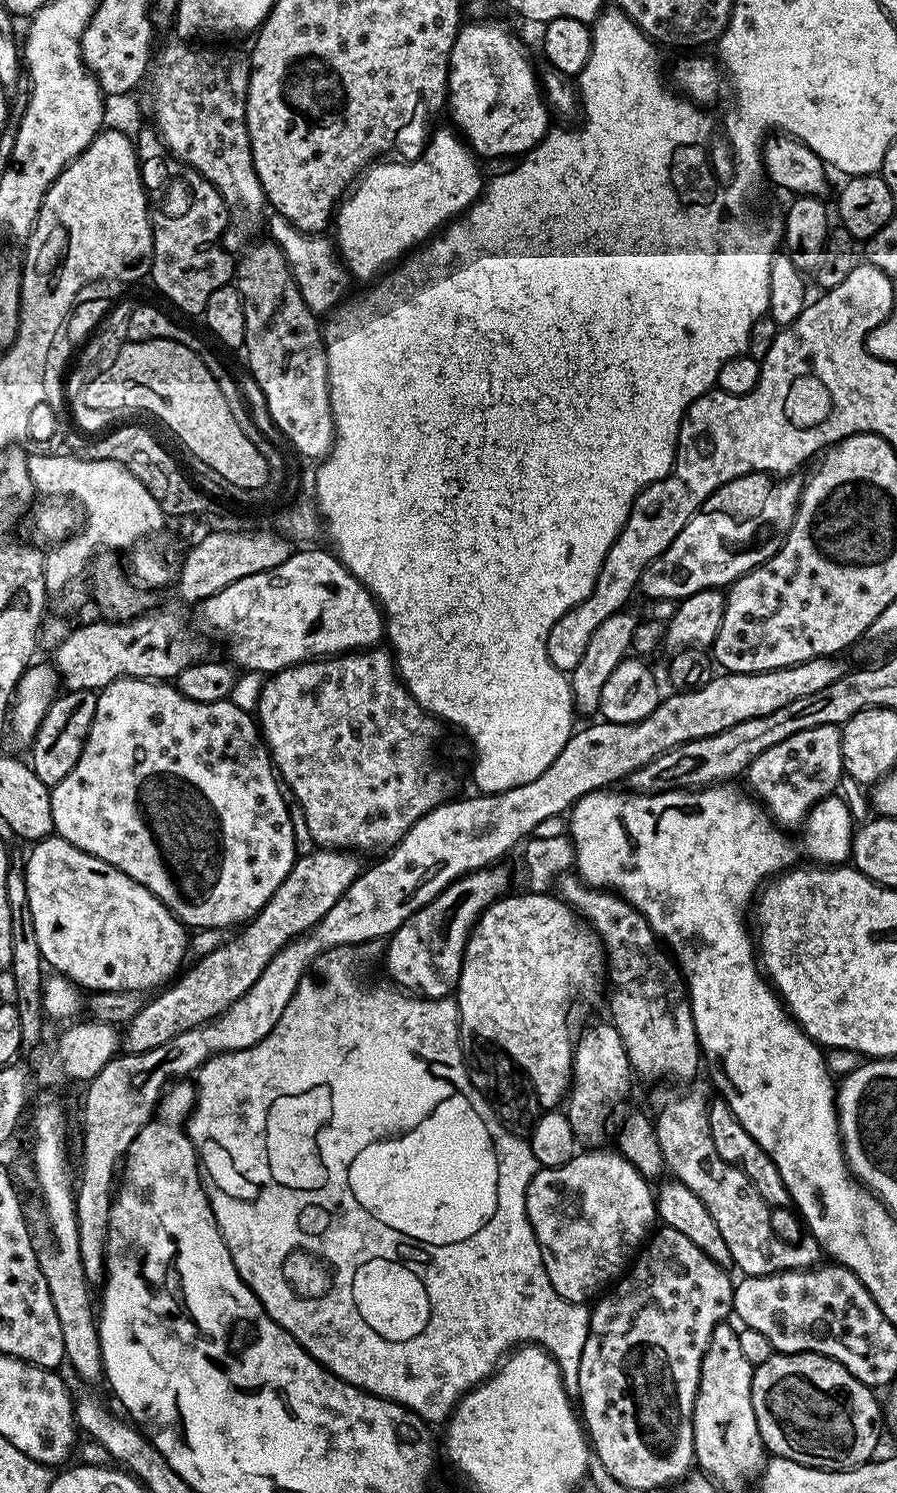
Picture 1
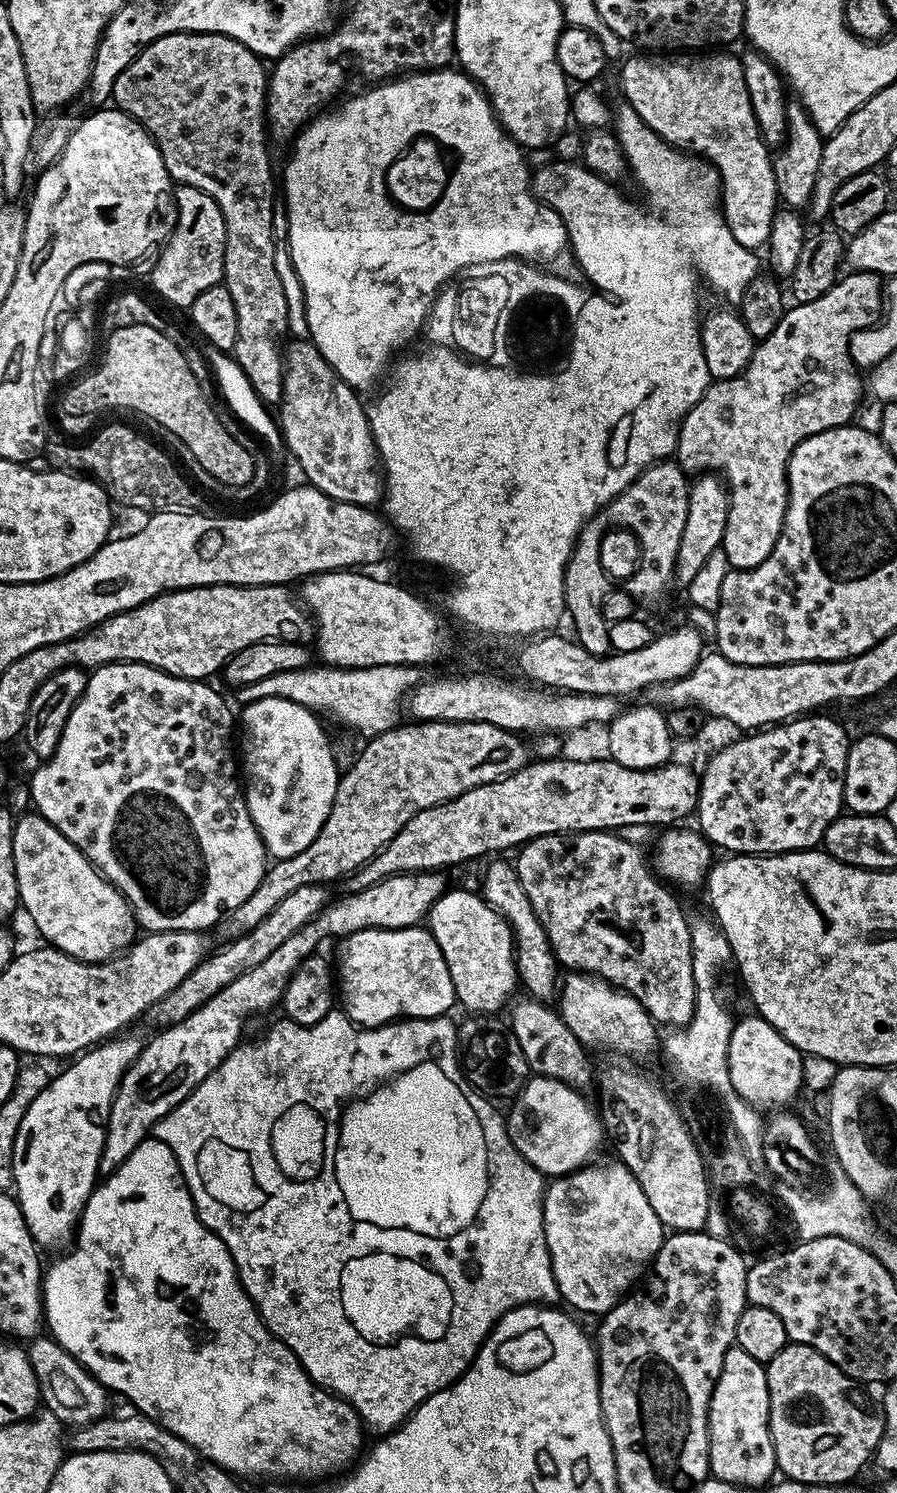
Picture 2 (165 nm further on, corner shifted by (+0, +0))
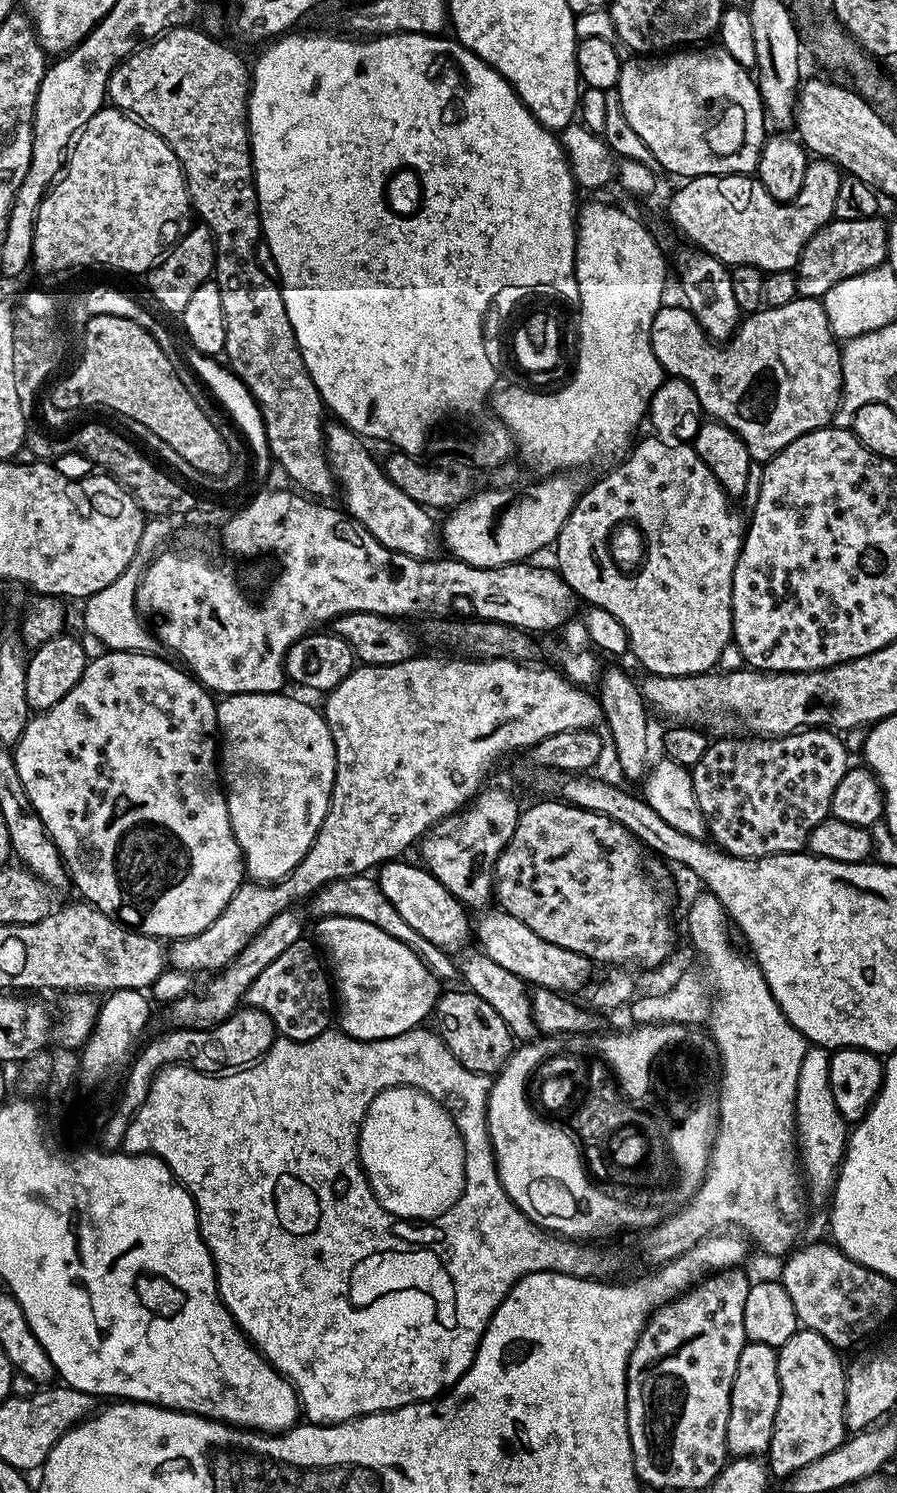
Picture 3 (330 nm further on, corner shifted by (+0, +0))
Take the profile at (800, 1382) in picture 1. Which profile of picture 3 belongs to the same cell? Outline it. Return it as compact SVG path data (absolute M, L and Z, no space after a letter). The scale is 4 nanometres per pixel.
M801 1327L776 1354L780 1401L774 1418L766 1464L771 1475L791 1477L798 1469L829 1454L846 1439L844 1373L841 1353L822 1334Z

